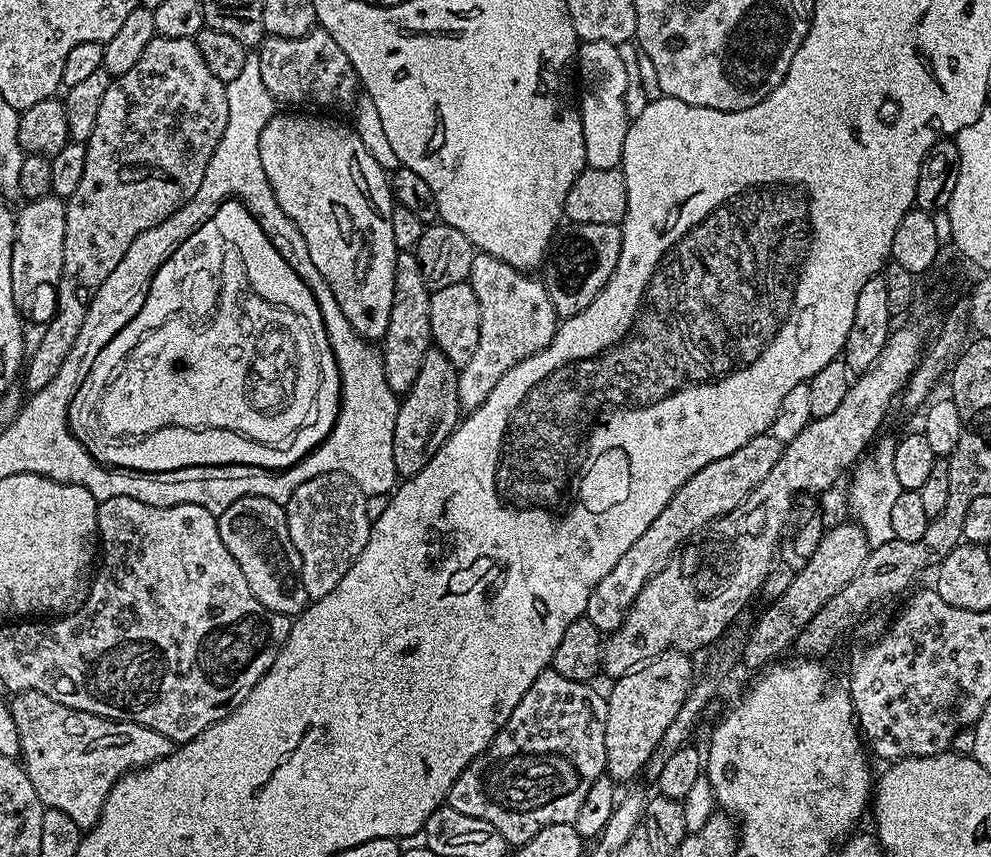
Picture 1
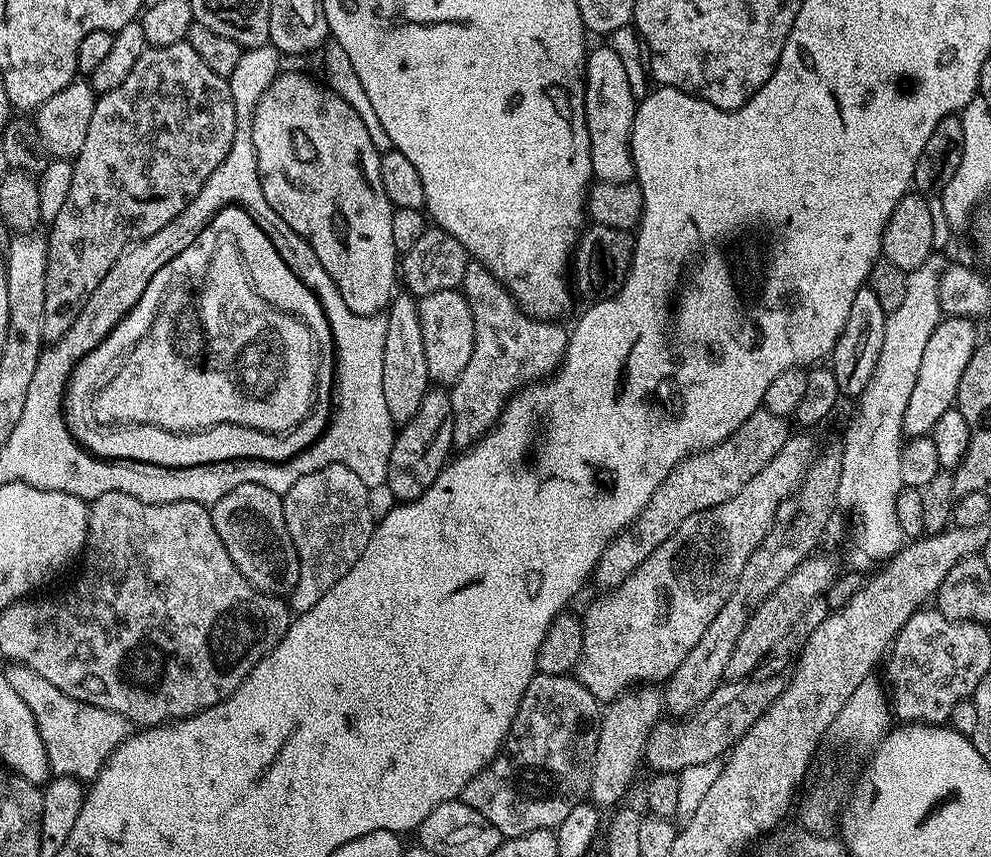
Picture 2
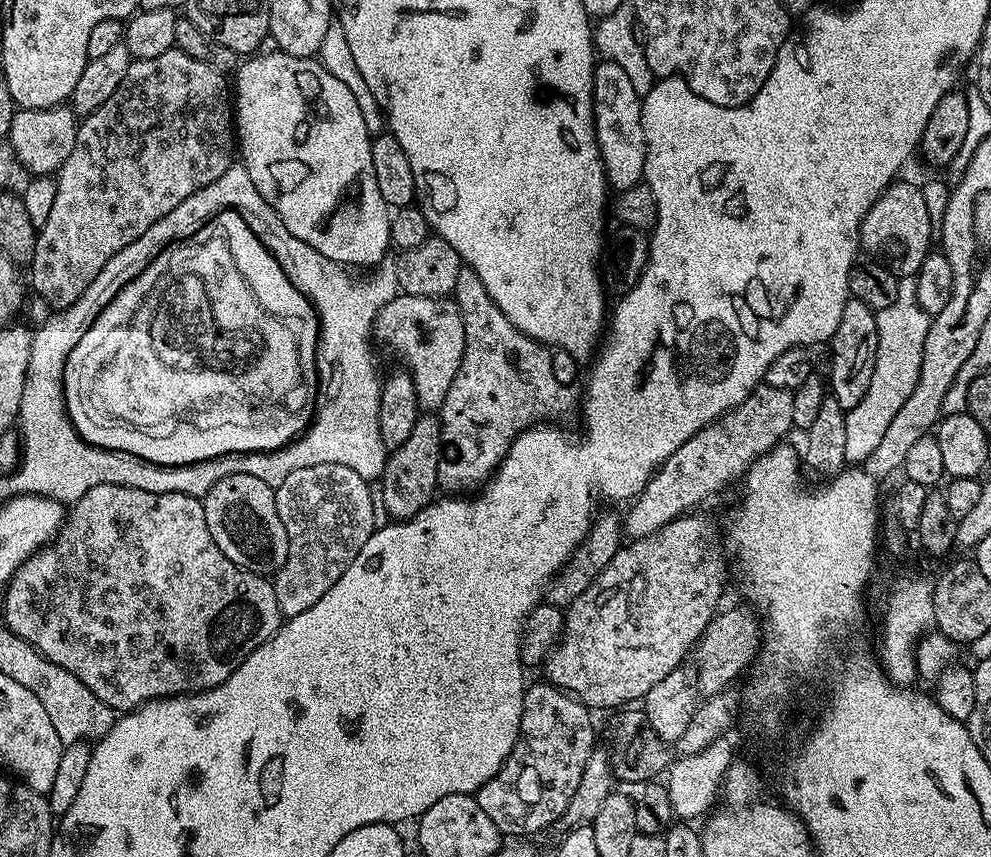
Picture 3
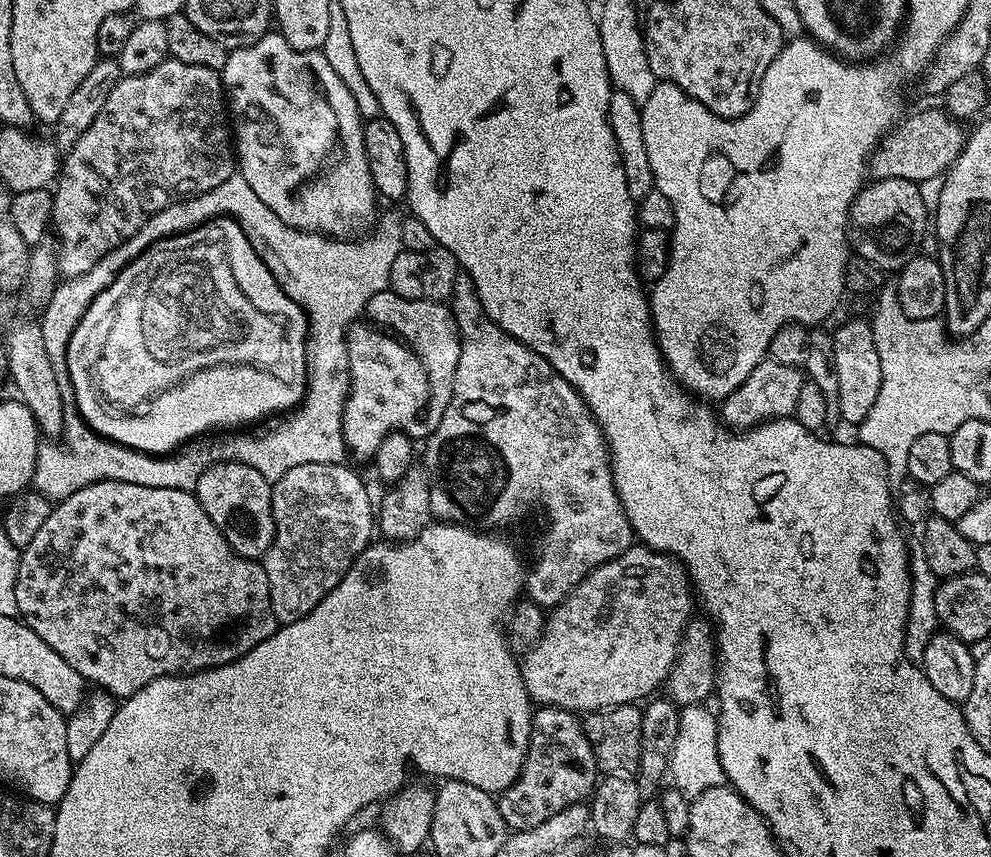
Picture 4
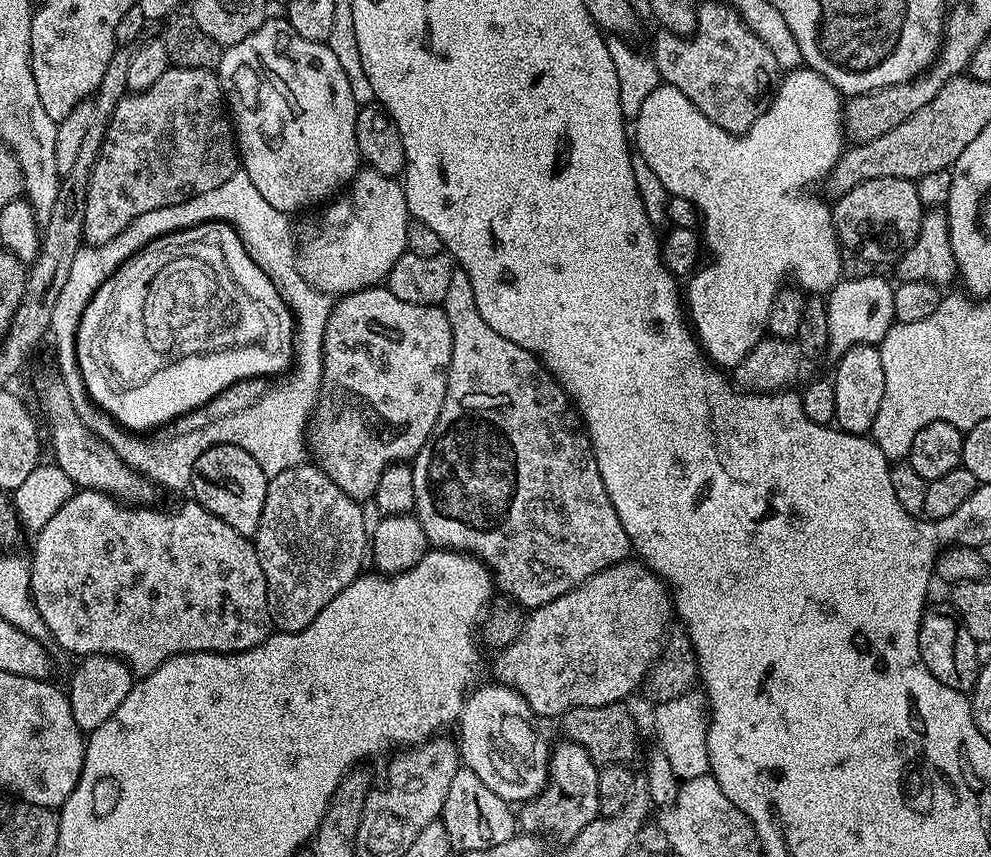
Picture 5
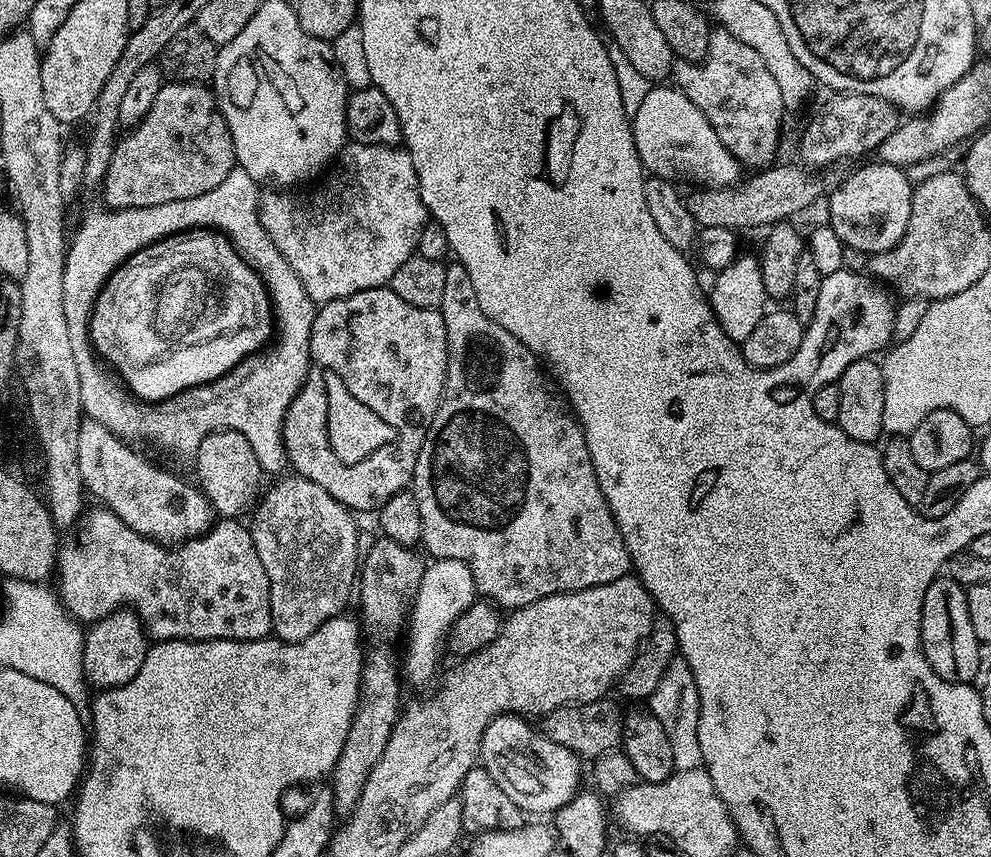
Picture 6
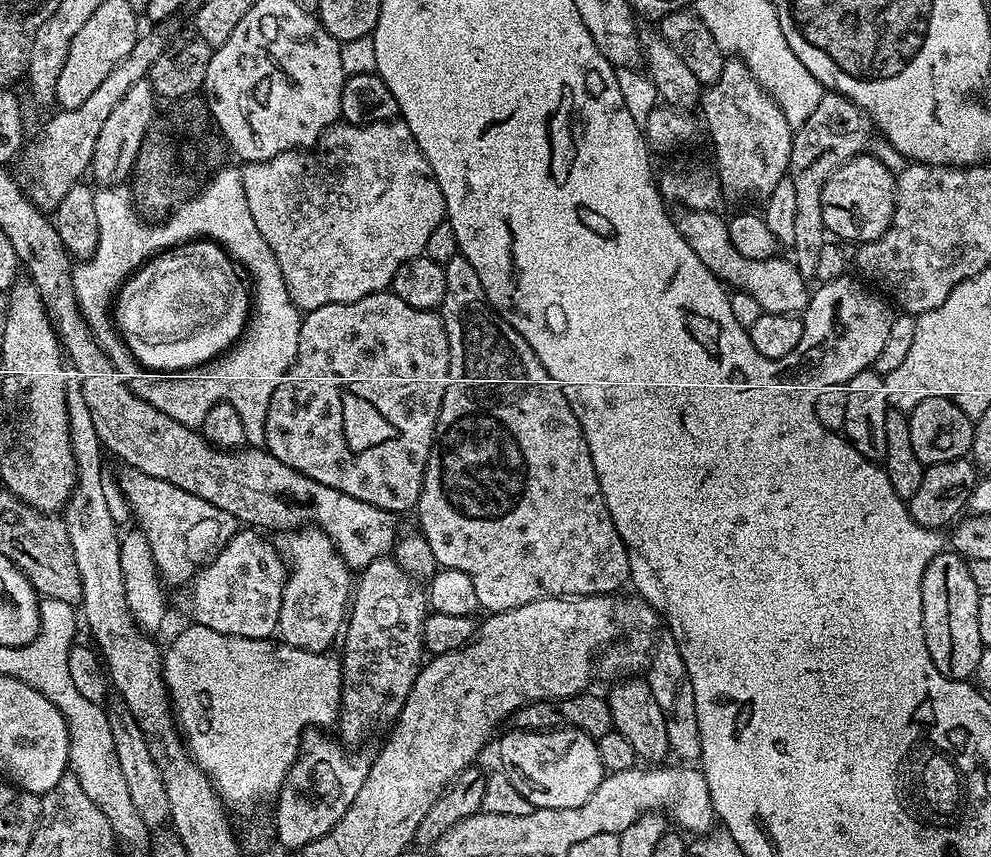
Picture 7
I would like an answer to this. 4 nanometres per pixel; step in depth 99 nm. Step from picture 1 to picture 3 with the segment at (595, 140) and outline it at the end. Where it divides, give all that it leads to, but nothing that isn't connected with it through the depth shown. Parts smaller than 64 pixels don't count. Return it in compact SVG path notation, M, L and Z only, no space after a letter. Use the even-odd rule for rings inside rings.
M601 59L592 75L594 130L609 189L617 193L630 190L630 186L644 180L646 134L642 130L641 103L641 96L634 92L633 84L622 67L610 60Z

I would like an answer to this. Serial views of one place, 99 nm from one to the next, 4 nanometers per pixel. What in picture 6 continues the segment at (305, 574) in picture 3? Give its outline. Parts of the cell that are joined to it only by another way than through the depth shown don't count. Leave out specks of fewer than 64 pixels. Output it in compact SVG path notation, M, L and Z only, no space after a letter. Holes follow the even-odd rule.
M288 474L280 479L259 499L250 527L255 550L270 586L273 635L282 641L296 643L304 641L330 618L341 615L347 609L345 606L351 592L353 595L360 565L358 528L355 515L344 504L338 503L324 487L299 474Z

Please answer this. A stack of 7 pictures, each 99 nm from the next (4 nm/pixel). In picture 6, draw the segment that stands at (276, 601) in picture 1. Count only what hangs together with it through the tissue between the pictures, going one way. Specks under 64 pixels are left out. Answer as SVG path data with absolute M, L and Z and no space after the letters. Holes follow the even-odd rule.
M222 428L217 432L206 434L202 442L194 449L196 455L196 477L198 485L205 498L212 503L213 513L224 518L240 518L243 512L253 507L261 495L260 463L254 458L254 450L250 442L240 432Z

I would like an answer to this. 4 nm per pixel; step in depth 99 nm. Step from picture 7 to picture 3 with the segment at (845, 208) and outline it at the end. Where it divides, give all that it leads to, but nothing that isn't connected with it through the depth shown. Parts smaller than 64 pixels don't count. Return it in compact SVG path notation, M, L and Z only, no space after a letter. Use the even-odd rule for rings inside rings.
M893 182L870 206L860 227L860 247L878 264L884 264L897 277L915 276L934 244L934 216L920 188Z

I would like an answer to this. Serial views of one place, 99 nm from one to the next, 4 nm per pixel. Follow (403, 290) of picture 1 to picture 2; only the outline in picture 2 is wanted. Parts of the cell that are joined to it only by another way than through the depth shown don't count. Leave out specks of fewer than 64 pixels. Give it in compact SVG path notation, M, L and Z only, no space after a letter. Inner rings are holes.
M411 294L393 295L386 309L386 346L382 349L382 394L390 410L393 424L403 426L407 420L418 414L422 398L430 391L426 346L422 346L422 322L417 297Z

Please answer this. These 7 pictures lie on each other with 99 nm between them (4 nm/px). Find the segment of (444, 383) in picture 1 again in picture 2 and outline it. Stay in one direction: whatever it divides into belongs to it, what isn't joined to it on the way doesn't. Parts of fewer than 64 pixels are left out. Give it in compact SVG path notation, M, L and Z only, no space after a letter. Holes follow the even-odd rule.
M433 387L418 406L418 414L410 418L396 433L396 441L390 450L388 459L388 484L395 499L403 502L422 495L438 478L438 474L450 459L453 451L452 435L454 418L452 417L452 398L443 387Z

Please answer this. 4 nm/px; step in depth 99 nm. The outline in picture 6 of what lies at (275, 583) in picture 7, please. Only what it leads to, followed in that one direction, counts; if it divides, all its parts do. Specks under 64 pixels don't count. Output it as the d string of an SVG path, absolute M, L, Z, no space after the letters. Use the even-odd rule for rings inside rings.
M106 506L89 507L83 513L78 527L75 529L76 537L59 545L56 558L55 575L60 576L60 588L58 595L60 603L68 611L68 615L73 620L84 626L91 626L97 622L104 622L111 617L113 612L127 609L131 606L136 615L139 616L144 631L153 641L162 640L263 640L272 632L271 612L270 612L270 586L268 585L266 570L262 568L261 559L255 550L254 538L251 537L251 527L247 523L241 522L236 518L220 518L213 523L212 527L202 536L196 536L193 540L186 540L179 546L165 547L156 540L147 540L142 534L130 530Z

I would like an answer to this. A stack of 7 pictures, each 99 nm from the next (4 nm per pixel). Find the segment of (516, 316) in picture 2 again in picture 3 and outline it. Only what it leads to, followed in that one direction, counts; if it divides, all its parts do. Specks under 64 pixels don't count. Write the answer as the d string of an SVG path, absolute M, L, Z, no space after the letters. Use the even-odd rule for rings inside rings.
M462 266L458 270L458 278L454 281L451 299L456 301L458 314L462 314L462 330L466 334L462 366L458 366L458 374L454 374L454 382L450 382L450 391L446 394L446 402L438 409L440 417L440 461L438 462L437 485L448 494L464 494L467 488L479 489L488 483L492 473L504 461L504 455L516 441L517 436L525 428L531 428L545 422L556 422L572 407L577 407L578 396L566 385L560 384L556 377L556 368L552 365L553 353L549 345L540 344L534 338L522 334L498 310L498 306L490 294L486 294L486 286L482 286L482 278L474 274L474 270Z

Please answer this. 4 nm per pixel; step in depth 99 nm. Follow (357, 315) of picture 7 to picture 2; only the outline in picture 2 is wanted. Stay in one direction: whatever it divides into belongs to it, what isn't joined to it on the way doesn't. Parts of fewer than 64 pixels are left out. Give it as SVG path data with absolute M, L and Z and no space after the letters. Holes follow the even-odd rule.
M454 288L419 297L418 303L429 381L440 386L451 386L460 377L462 370L466 370L470 354L474 354L474 318L470 314L470 306L463 291Z

